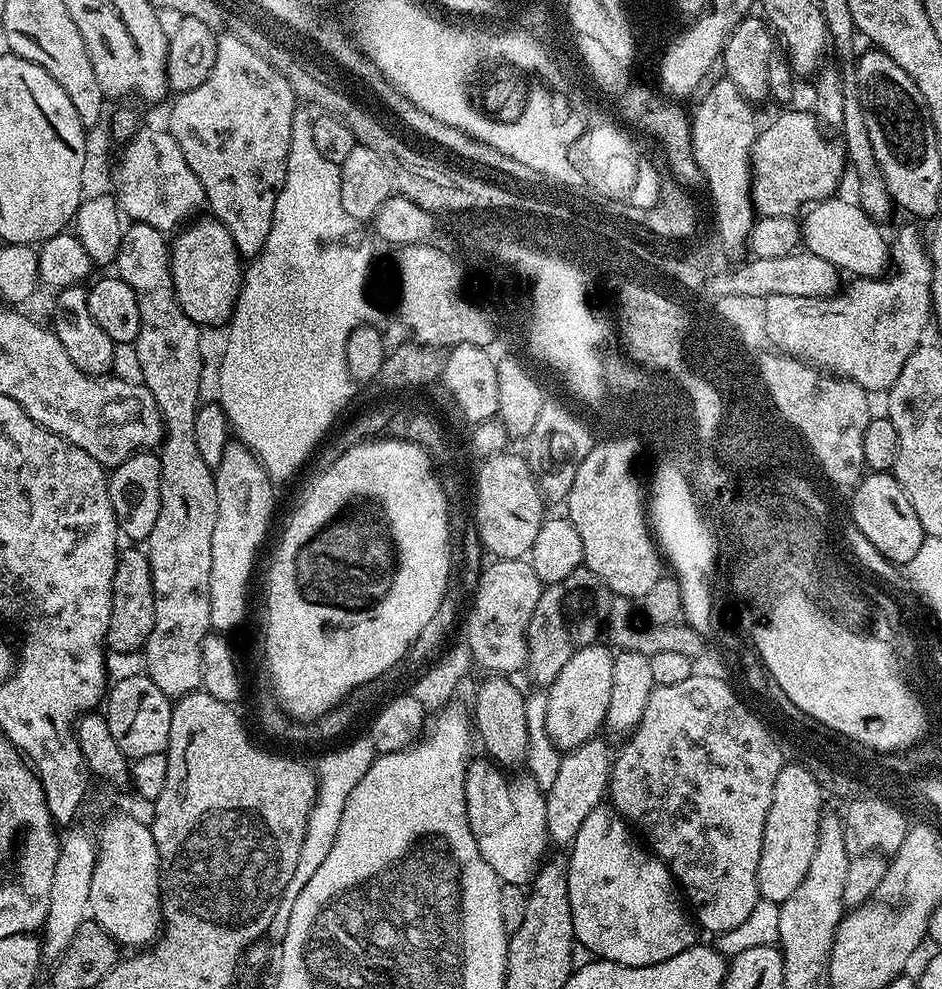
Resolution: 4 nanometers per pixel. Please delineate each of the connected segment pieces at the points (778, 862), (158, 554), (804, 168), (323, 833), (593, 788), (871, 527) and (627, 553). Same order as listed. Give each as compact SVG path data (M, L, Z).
M788 762L782 770L778 770L770 814L766 814L766 830L762 830L762 858L758 858L758 890L761 900L781 905L786 898L790 898L790 894L794 894L794 890L798 890L798 882L806 878L806 870L810 870L810 858L814 858L814 850L818 846L820 817L825 811L824 799L826 793L821 784L802 765Z
M133 223L131 227L125 231L124 236L120 239L120 249L116 255L114 272L115 275L120 277L122 282L126 282L130 286L130 290L134 290L134 298L138 298L140 329L138 330L134 351L136 351L136 360L140 363L139 379L150 390L154 402L158 402L158 410L164 419L164 438L162 447L158 452L160 465L162 466L162 506L158 514L158 522L154 522L154 530L149 534L146 541L150 574L152 575L152 585L154 586L154 630L150 630L150 638L144 643L142 657L144 656L144 664L148 667L145 668L146 674L152 679L154 686L158 686L158 690L162 690L162 694L166 694L170 698L179 698L197 691L201 687L202 646L200 643L210 635L210 629L212 628L212 623L210 622L210 566L212 565L210 562L210 538L214 538L214 522L218 522L218 498L216 497L216 482L213 469L208 468L206 462L202 462L202 454L198 454L198 442L194 442L194 418L196 417L197 408L202 403L202 397L200 397L200 375L204 372L204 360L200 357L200 332L202 332L202 328L201 325L195 324L190 318L186 318L182 306L178 306L178 298L174 290L174 278L172 277L172 254L165 233L158 231L154 226L146 226L145 224Z
M790 108L781 112L782 113L776 120L772 121L765 129L764 127L757 133L755 146L752 148L752 203L753 209L760 216L768 217L782 217L797 215L797 211L801 208L805 209L814 203L819 203L822 200L831 199L836 193L837 188L841 182L841 178L848 164L848 159L845 155L845 147L843 143L840 143L837 139L826 140L822 131L823 127L820 121L815 116L813 111L809 109L806 110L794 110L795 108Z
M372 739L352 740L345 748L334 749L329 754L324 769L319 769L316 801L306 822L306 838L302 838L302 850L298 850L298 863L294 865L290 883L287 884L286 890L282 890L282 898L278 898L278 910L274 910L274 918L270 918L267 939L279 942L286 938L286 926L290 926L290 910L294 910L294 901L297 900L298 894L302 894L306 882L314 878L318 866L322 866L322 861L329 856L330 849L334 846L334 838L338 838L338 825L342 823L342 810L346 810L346 798L350 798L350 790L354 790L354 786L362 782L362 774L370 770L377 755Z
M593 738L561 755L554 786L547 788L545 795L548 839L553 845L571 845L572 839L578 834L578 826L586 822L586 814L590 814L590 810L594 810L605 799L612 779L614 752L611 750L607 739Z
M886 472L865 475L855 485L850 517L858 530L870 540L870 545L897 566L908 565L914 554L918 554L918 546L922 546L926 539L922 522L918 522L918 514L914 514L914 506L910 506L910 498L906 498L895 475Z
M634 438L605 444L603 447L593 443L590 454L586 454L586 458L582 458L582 462L576 465L574 486L570 486L566 497L566 518L574 526L574 530L578 530L578 538L582 538L583 567L620 598L643 598L650 594L650 590L662 575L662 555L649 527L646 492L645 489L644 492L640 489L640 480L636 477L636 460L640 455L641 451L636 448Z

